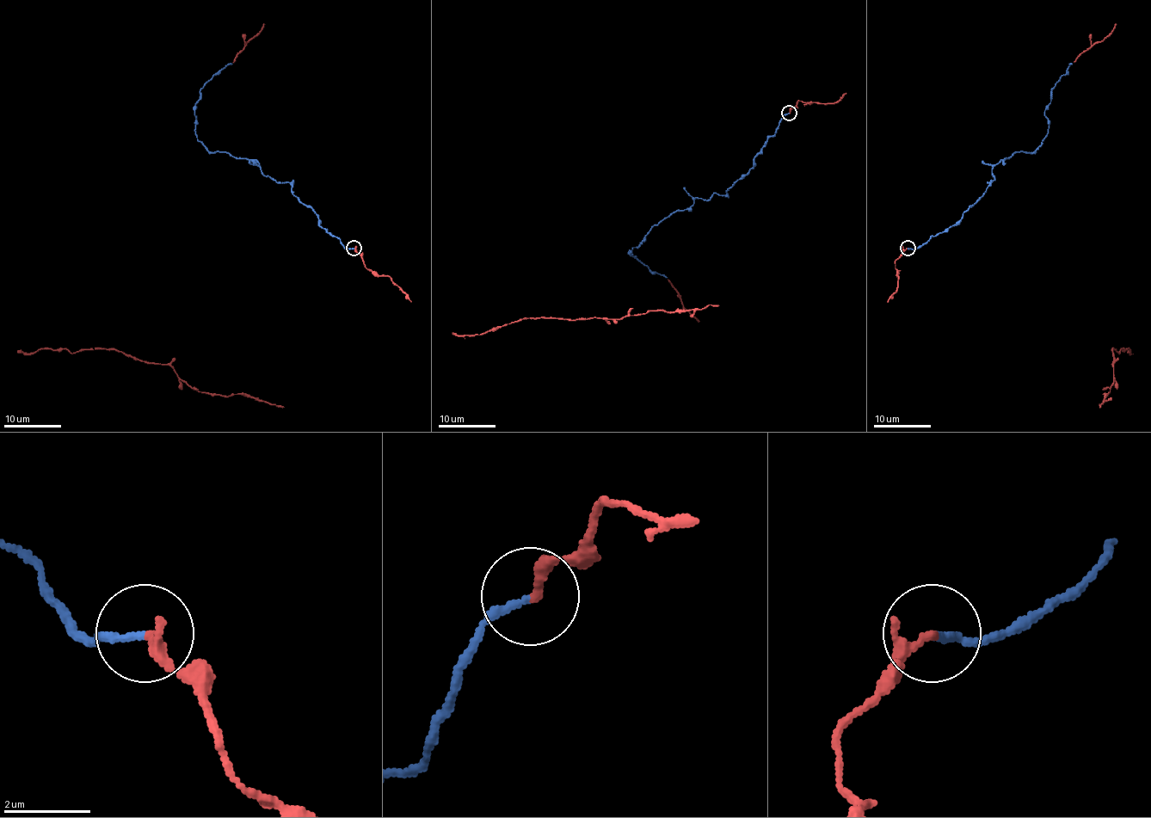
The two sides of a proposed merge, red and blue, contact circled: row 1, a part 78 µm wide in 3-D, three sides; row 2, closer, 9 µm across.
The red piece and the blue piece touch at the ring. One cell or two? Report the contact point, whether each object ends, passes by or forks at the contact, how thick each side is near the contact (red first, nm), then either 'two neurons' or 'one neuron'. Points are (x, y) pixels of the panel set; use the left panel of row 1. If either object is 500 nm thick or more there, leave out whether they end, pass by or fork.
(353, 248) | red passes by | blue ends | 180/160 nm | one neuron

